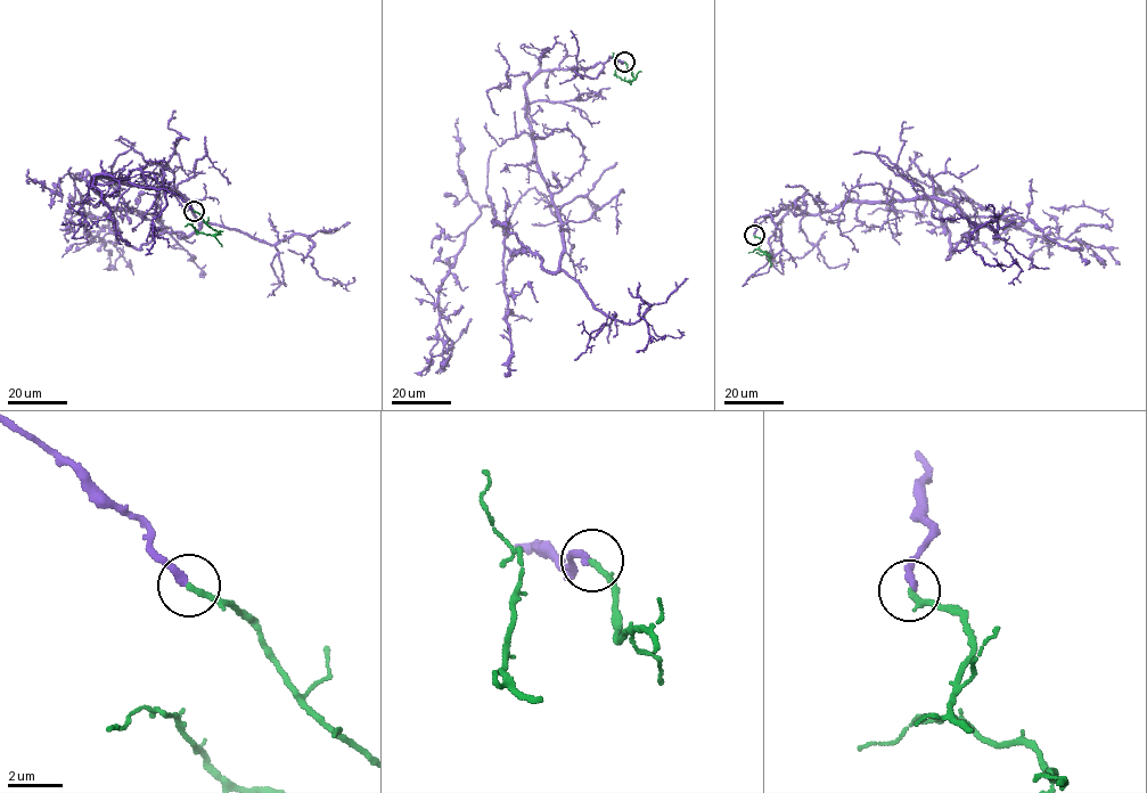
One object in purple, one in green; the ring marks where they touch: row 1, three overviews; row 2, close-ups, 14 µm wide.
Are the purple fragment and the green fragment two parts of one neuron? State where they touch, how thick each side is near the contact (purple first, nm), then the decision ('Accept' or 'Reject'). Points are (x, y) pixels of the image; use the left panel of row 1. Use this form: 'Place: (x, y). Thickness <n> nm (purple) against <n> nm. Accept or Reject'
Place: (194, 211). Thickness 260 nm (purple) against 190 nm. Accept

